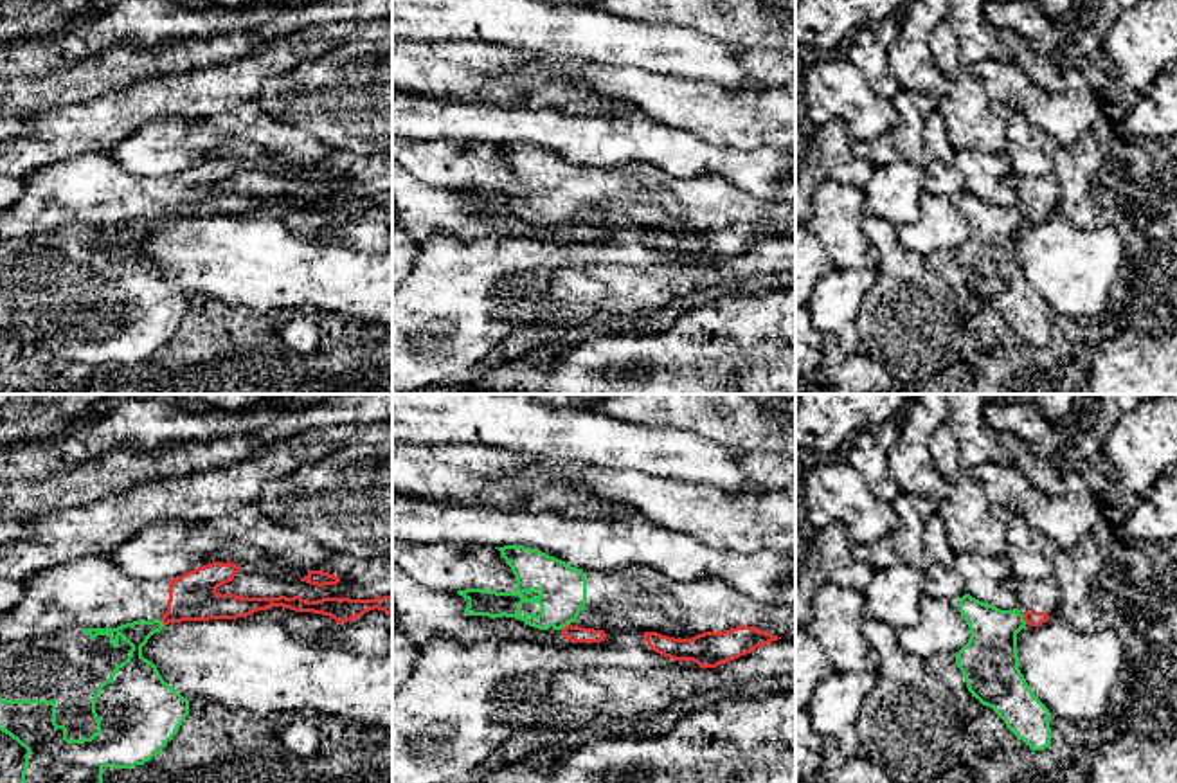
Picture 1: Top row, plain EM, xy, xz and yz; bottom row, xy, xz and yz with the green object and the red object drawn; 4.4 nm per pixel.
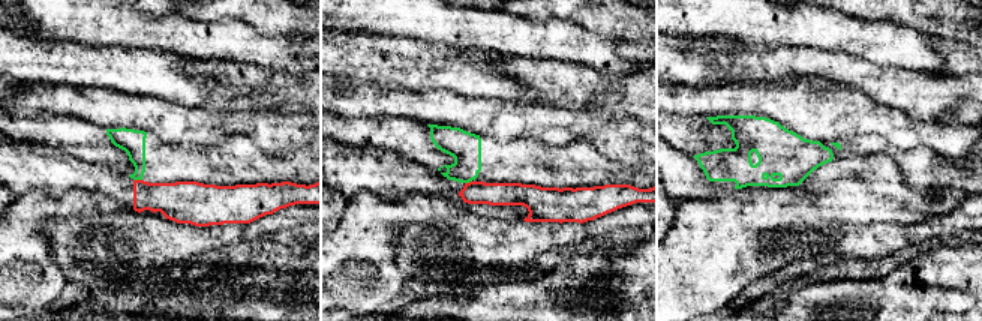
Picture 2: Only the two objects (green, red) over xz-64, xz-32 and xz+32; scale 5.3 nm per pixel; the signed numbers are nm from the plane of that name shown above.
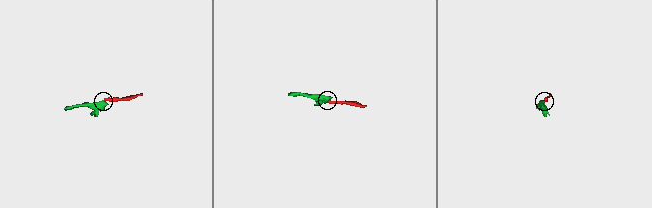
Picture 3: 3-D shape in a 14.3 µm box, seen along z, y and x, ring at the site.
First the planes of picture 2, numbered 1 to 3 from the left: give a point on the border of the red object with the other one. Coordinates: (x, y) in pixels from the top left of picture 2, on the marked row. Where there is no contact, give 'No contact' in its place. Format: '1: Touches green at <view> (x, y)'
1: Touches green at xz-64 (138, 179)
2: Touches green at xz-32 (468, 182)
3: No contact

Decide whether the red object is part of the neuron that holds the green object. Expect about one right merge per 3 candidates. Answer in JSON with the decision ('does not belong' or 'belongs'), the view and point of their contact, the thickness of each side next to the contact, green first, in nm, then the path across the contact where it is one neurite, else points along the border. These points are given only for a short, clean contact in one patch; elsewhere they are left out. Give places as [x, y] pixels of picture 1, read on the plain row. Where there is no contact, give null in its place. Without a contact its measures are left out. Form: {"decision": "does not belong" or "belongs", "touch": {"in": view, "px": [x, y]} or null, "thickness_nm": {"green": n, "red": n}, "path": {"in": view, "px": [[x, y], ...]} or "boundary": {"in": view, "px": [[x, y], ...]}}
{"decision": "does not belong", "touch": {"in": "yz", "px": [1023, 216]}, "thickness_nm": {"green": 260, "red": 60}, "boundary": {"in": "yz", "px": [[1021, 211], [1026, 220]]}}

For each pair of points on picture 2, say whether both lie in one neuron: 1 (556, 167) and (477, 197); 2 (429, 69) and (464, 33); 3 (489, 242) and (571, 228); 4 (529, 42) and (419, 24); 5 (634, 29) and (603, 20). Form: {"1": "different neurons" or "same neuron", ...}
{"1": "different neurons", "2": "different neurons", "3": "same neuron", "4": "same neuron", "5": "same neuron"}

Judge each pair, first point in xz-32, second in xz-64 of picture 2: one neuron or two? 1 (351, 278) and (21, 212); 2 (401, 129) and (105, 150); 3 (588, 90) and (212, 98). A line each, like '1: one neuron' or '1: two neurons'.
1: one neuron
2: one neuron
3: two neurons

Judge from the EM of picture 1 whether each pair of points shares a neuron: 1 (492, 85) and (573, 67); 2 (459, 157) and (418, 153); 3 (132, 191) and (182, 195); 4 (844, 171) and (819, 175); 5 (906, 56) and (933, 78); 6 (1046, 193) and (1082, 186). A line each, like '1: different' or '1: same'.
1: different
2: same
3: same
4: same
5: same
6: different

